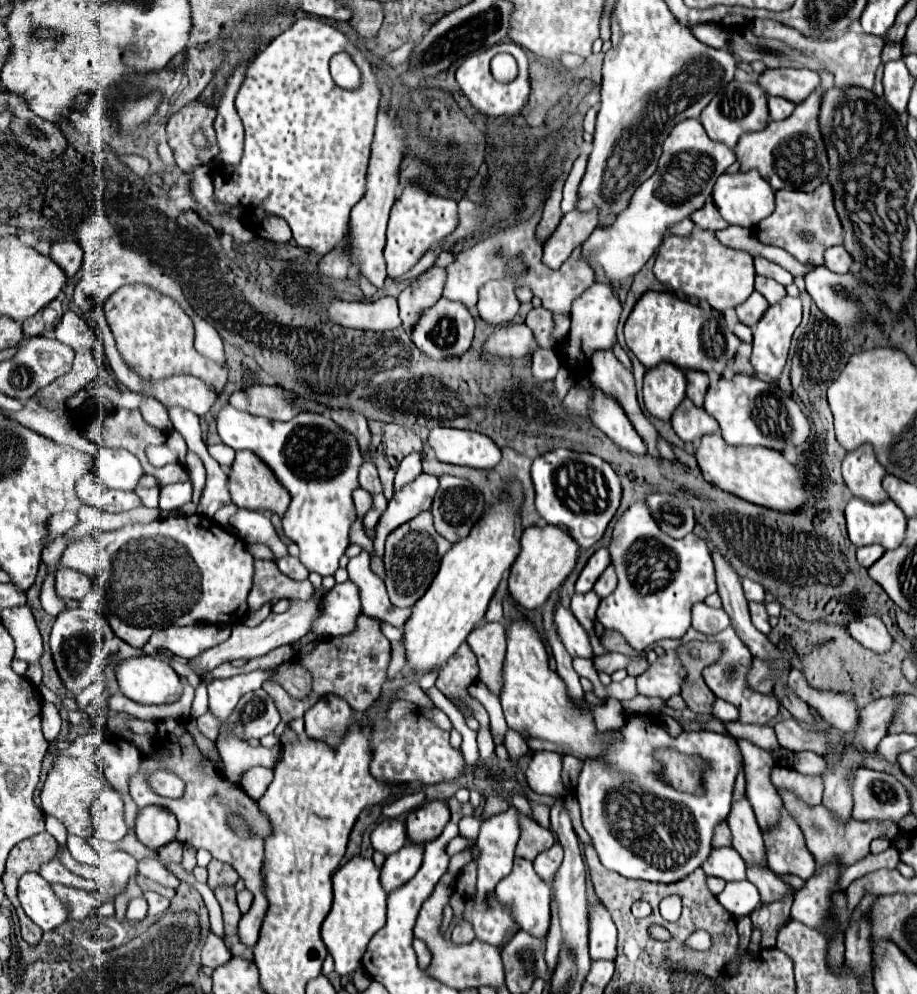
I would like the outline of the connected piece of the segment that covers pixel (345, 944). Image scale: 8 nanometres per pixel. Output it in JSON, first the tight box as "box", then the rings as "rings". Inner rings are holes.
{"box":[322,855,388,975],"rings":[[[362,855],[352,857],[346,865],[342,865],[334,873],[332,887],[334,887],[334,901],[328,917],[322,923],[322,941],[326,943],[330,955],[334,957],[336,973],[348,975],[360,967],[368,941],[386,923],[388,893],[380,883],[380,869],[374,865],[372,859],[366,859]]]}

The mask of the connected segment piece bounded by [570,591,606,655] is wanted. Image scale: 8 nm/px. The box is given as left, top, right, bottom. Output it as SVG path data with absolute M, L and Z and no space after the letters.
M590 591L590 593L584 593L584 595L574 595L570 609L572 609L574 617L580 621L580 625L586 629L594 655L604 655L606 649L600 645L600 641L594 633L594 619L596 619L598 603L600 603L600 599L596 599L596 593Z

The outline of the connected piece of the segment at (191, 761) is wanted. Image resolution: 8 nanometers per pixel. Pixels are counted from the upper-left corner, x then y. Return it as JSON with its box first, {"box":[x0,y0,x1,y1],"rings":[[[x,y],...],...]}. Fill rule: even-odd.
{"box":[130,717,272,947],"rings":[[[166,717],[166,719],[160,719],[156,721],[156,733],[154,733],[154,743],[156,747],[164,749],[164,757],[162,759],[150,759],[146,757],[142,763],[140,763],[140,769],[136,775],[132,775],[130,779],[130,795],[132,799],[136,801],[138,807],[146,807],[148,803],[154,803],[158,807],[164,807],[168,811],[172,811],[178,819],[178,833],[176,833],[176,839],[180,843],[190,843],[194,849],[206,849],[210,851],[210,855],[218,861],[224,861],[228,865],[232,865],[238,875],[244,879],[246,883],[246,889],[254,895],[254,903],[250,907],[250,911],[246,915],[242,915],[242,921],[238,925],[238,933],[240,933],[240,939],[246,947],[254,947],[256,941],[258,941],[258,933],[260,933],[260,925],[262,925],[262,917],[268,909],[268,899],[264,895],[264,839],[266,835],[272,835],[272,825],[270,825],[270,819],[260,811],[258,807],[258,801],[252,799],[248,795],[248,803],[252,803],[252,823],[254,823],[254,833],[256,837],[254,839],[240,839],[226,823],[226,815],[230,811],[230,803],[246,803],[246,791],[240,789],[238,785],[230,783],[224,779],[224,775],[218,773],[216,767],[212,767],[210,761],[206,761],[202,755],[200,755],[200,749],[196,747],[194,743],[194,737],[192,733],[186,729],[186,723],[180,721],[180,719],[172,719],[172,717]],[[158,767],[164,767],[164,769],[170,769],[174,771],[176,775],[180,775],[184,781],[186,781],[186,793],[182,799],[162,799],[160,795],[156,795],[148,783],[146,783],[146,775],[152,771],[152,769],[158,769]]]}

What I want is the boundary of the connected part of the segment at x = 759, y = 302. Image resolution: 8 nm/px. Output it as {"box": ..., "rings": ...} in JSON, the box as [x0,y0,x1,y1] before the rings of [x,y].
{"box":[736,291,768,327],"rings":[[[754,291],[742,305],[736,307],[736,313],[744,325],[754,327],[762,319],[766,309],[768,309],[768,301],[758,291]]]}

